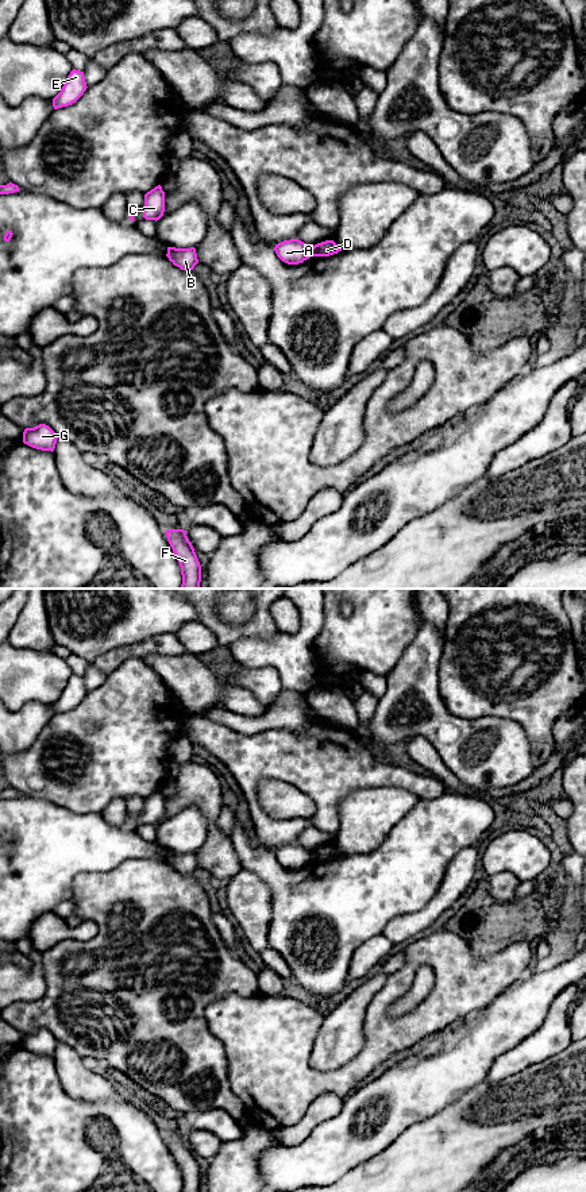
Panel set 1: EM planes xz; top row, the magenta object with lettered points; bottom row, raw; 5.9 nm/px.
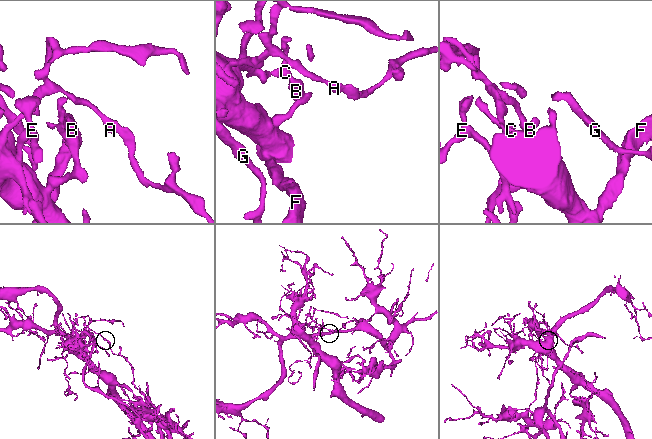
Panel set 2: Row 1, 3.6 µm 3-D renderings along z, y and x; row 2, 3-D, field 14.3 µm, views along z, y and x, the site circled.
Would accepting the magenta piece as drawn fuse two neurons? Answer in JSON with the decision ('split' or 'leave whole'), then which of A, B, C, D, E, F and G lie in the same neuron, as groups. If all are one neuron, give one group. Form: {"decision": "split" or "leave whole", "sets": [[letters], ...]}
{"decision": "split", "sets": [["A", "B", "C", "E", "G"], ["D", "F"]]}

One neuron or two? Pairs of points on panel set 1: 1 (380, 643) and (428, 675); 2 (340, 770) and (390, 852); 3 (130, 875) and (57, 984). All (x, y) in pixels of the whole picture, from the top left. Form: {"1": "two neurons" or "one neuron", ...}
{"1": "two neurons", "2": "two neurons", "3": "one neuron"}

